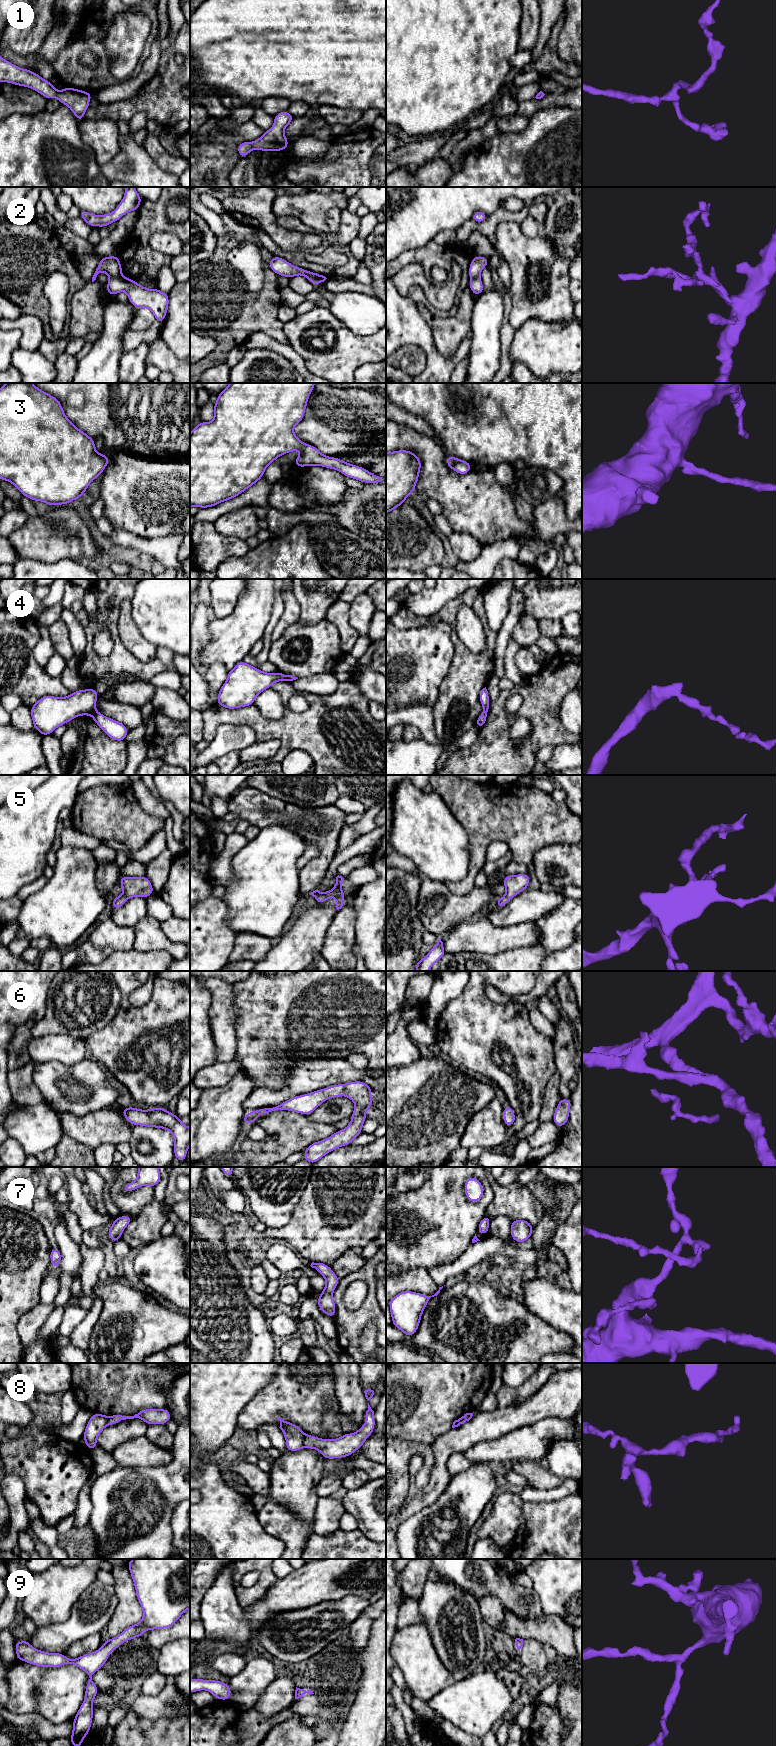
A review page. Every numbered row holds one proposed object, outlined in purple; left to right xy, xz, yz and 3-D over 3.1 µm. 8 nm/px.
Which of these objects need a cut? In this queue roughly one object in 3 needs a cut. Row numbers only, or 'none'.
2, 4, 8

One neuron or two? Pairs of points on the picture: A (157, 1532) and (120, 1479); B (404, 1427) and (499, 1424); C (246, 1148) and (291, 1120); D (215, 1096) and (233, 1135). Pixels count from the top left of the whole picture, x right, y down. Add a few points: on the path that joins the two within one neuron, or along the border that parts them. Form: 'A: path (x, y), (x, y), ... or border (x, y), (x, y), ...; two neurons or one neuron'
A: path (142, 1524), (131, 1512), (127, 1494); one neuron
B: border (451, 1427), (432, 1441); two neurons
C: path (259, 1148), (270, 1148), (285, 1133); one neuron
D: path (217, 1106), (219, 1108), (219, 1121), (223, 1125); one neuron

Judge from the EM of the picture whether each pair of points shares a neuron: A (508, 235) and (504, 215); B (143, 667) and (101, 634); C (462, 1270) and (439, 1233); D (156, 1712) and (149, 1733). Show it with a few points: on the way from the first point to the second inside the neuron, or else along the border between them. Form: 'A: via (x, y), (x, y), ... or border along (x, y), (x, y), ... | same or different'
A: border along (519, 223), (501, 222), (494, 235) | different
B: border along (106, 627), (113, 648), (107, 655), (99, 656) | different
C: border along (471, 1242), (456, 1259), (434, 1267) | different
D: border along (132, 1710), (141, 1718), (151, 1720), (176, 1719) | different

